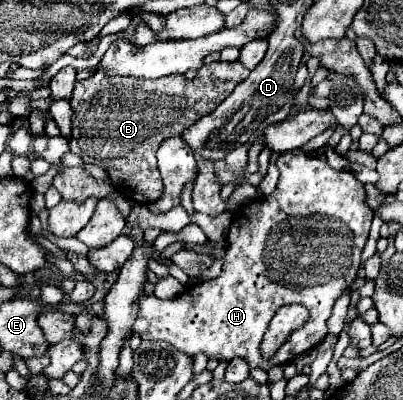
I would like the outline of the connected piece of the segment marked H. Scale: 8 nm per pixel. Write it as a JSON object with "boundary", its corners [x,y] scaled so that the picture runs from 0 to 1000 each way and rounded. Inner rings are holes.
{"boundary":[[[749,375],[705,380],[690,390],[690,425],[695,450],[670,495],[630,500],[625,510],[586,525],[566,580],[566,615],[546,690],[467,720],[427,750],[397,750],[367,735],[342,740],[347,775],[328,810],[328,835],[342,835],[352,850],[412,850],[471,890],[491,880],[506,880],[521,895],[536,890],[546,900],[600,890],[615,900],[620,920],[645,920],[660,930],[675,915],[730,900],[804,850],[814,835],[809,800],[824,785],[829,755],[883,700],[893,635],[913,600],[928,530],[908,515],[903,460],[888,455],[873,430],[824,425],[799,395],[764,395]],[[710,760],[759,765],[769,775],[769,795],[715,845],[715,855],[685,880],[675,900],[655,900],[645,890],[650,840],[685,775]]]}

